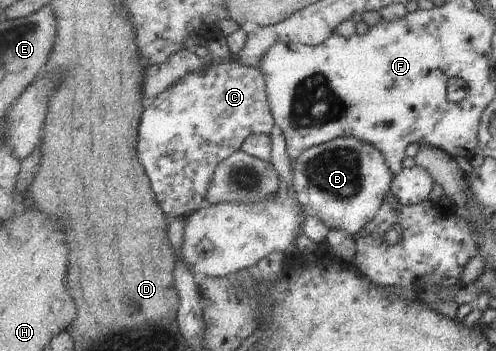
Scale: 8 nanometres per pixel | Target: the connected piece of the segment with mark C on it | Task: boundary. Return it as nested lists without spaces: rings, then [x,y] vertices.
[[[227,37],[213,39],[208,46],[214,63],[199,73],[190,73],[156,98],[147,102],[138,135],[138,158],[150,177],[153,191],[162,210],[171,218],[188,217],[205,206],[206,193],[215,170],[224,159],[242,149],[243,142],[253,134],[269,134],[276,125],[261,68],[252,68],[230,58]]]

